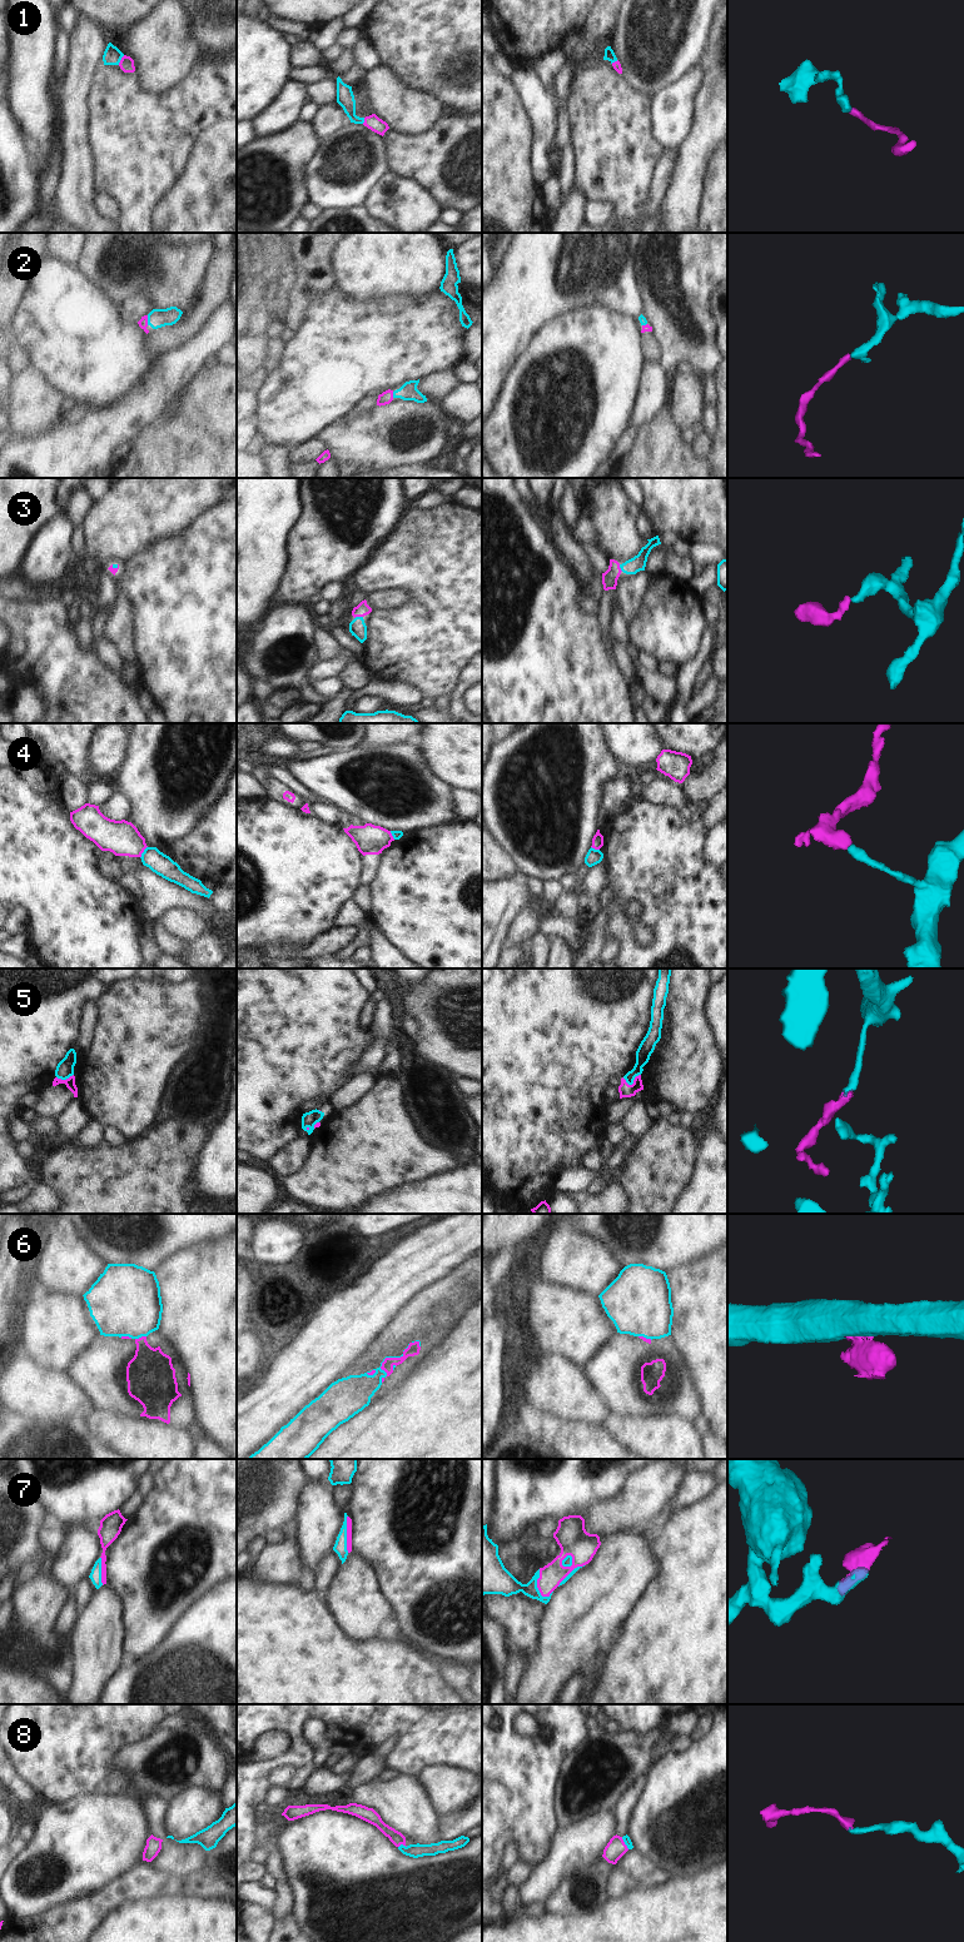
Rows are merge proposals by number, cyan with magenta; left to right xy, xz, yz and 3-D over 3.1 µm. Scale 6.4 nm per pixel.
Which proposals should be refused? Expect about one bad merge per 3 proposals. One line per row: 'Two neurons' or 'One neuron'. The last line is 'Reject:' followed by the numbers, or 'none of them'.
1: One neuron
2: One neuron
3: One neuron
4: Two neurons
5: One neuron
6: Two neurons
7: One neuron
8: One neuron
Reject: 4, 6.

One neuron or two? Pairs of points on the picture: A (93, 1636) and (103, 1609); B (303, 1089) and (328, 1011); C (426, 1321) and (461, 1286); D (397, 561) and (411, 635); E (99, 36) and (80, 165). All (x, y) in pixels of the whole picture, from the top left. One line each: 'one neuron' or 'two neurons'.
A: one neuron
B: one neuron
C: one neuron
D: one neuron
E: one neuron

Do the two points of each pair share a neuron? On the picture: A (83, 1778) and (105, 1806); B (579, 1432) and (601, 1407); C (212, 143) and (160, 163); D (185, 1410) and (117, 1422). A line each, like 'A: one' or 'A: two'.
A: two
B: two
C: two
D: two

